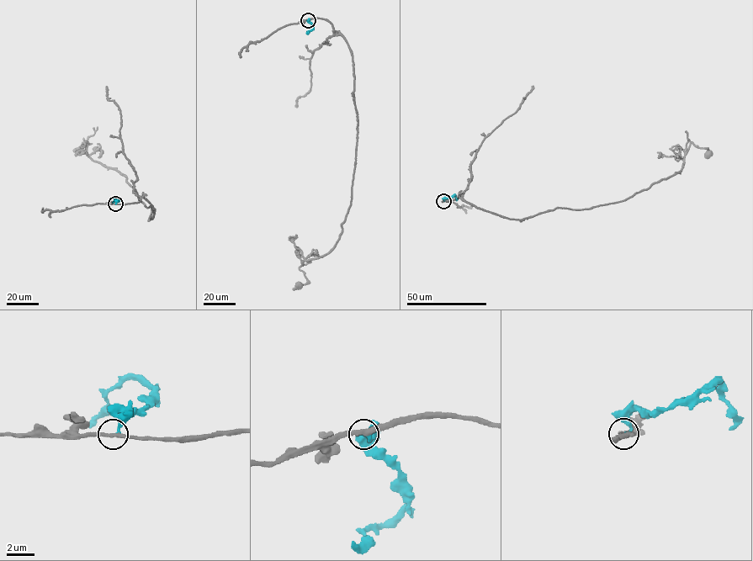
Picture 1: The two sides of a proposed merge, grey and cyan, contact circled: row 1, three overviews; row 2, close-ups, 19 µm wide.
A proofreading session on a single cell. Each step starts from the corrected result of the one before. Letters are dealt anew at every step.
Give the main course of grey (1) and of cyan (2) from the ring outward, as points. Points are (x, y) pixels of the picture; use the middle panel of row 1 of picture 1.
1: (308, 19), (326, 19), (350, 49), (357, 139), (342, 232), (326, 253), (302, 261), (307, 281), (298, 286)
2: (308, 19), (312, 29), (306, 33)

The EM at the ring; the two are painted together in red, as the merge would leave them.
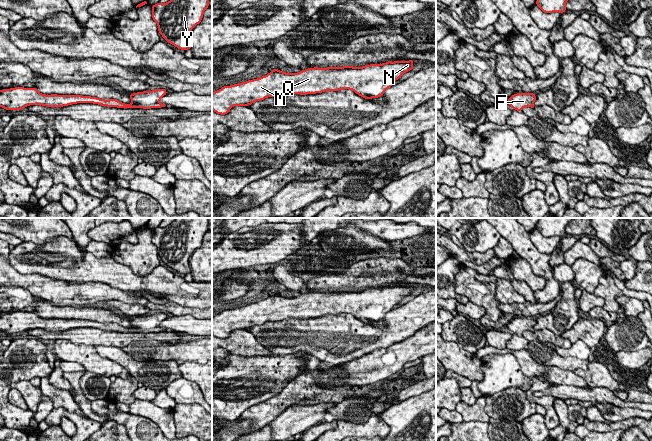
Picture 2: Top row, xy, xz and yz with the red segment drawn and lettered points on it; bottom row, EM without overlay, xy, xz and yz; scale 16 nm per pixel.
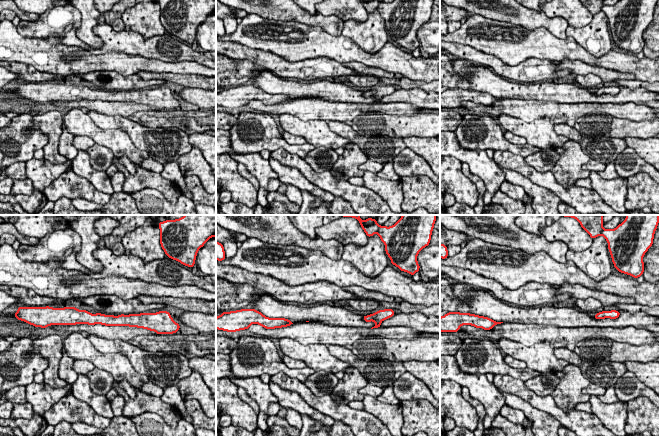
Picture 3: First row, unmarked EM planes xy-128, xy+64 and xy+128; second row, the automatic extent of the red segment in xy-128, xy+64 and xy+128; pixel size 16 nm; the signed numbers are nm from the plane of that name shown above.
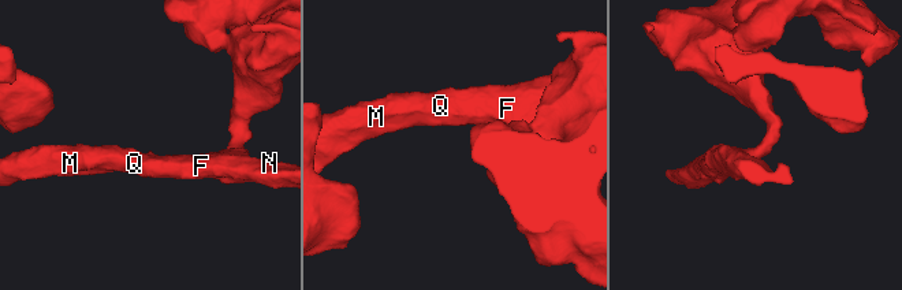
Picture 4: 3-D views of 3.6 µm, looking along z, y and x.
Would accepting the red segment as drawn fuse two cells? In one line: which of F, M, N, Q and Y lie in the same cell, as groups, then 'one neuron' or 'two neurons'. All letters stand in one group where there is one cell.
F M N Q Y | one neuron

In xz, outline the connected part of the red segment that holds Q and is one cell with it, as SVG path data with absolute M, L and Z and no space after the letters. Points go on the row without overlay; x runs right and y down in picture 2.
M389 284L384 288L363 291L314 291L299 297L285 297L274 293L260 302L224 310L212 316L212 334L225 339L233 330L248 330L267 321L316 318L342 313L353 314L364 323L378 322L394 305L413 294L413 286Z

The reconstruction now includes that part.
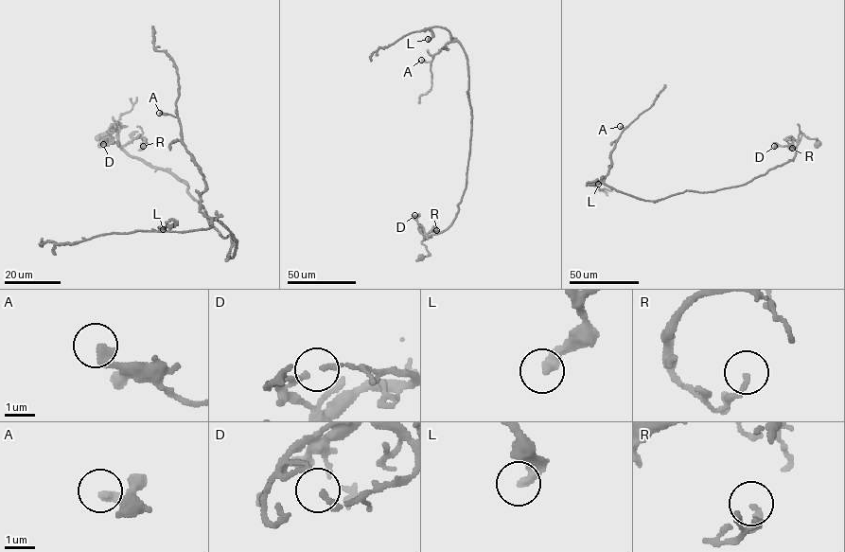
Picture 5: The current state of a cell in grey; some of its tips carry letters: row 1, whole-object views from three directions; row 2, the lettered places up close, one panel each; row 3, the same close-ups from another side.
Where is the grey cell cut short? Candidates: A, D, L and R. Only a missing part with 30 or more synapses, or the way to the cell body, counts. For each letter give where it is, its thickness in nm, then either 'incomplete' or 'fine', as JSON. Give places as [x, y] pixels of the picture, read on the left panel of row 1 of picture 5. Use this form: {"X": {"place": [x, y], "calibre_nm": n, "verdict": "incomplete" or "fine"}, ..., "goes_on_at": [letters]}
{"A": {"place": [159, 113], "calibre_nm": 340, "verdict": "fine"}, "D": {"place": [103, 144], "calibre_nm": 120, "verdict": "fine"}, "L": {"place": [163, 229], "calibre_nm": 360, "verdict": "fine"}, "R": {"place": [143, 146], "calibre_nm": 160, "verdict": "fine"}, "goes_on_at": []}

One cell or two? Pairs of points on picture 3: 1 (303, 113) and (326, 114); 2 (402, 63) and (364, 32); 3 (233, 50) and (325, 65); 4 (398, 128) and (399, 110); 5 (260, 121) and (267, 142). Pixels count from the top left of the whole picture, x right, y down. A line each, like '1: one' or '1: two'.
1: one
2: two
3: one
4: two
5: one

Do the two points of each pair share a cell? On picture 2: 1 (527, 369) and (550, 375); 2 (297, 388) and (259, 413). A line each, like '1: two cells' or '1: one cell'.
1: one cell
2: one cell

